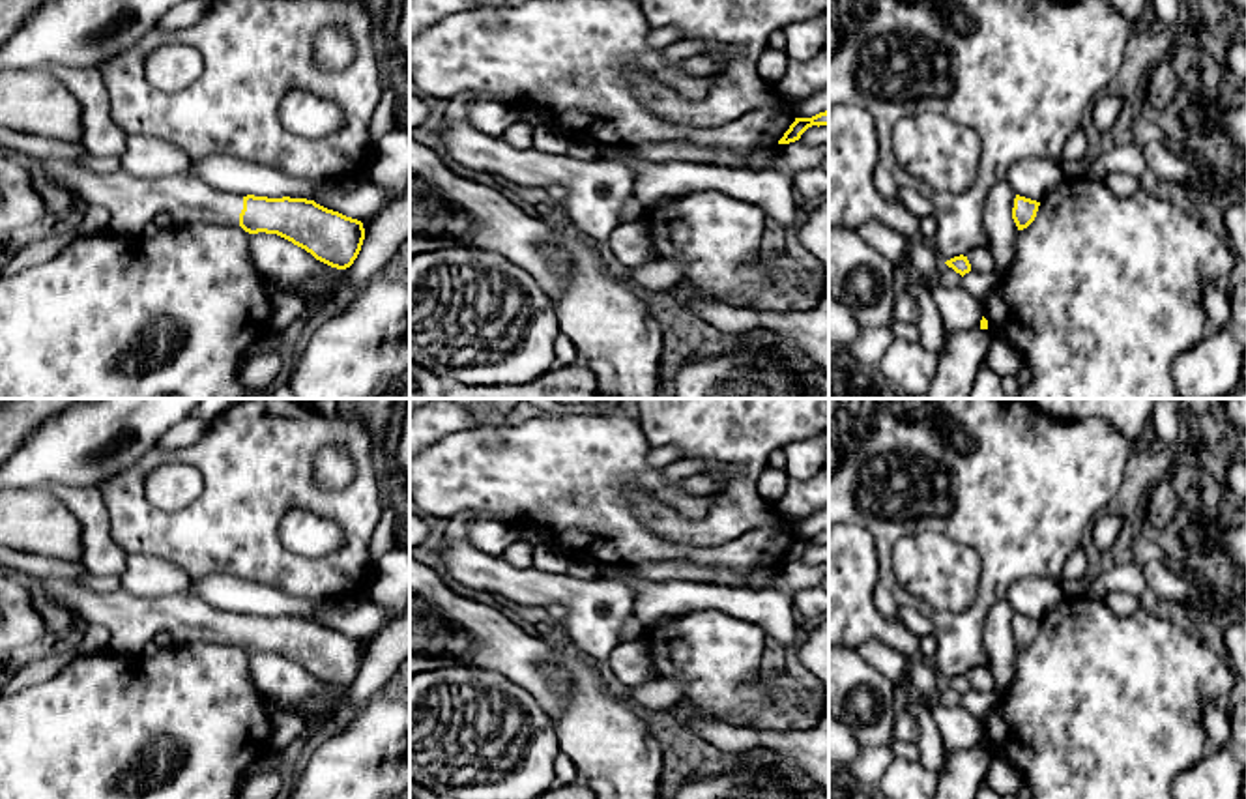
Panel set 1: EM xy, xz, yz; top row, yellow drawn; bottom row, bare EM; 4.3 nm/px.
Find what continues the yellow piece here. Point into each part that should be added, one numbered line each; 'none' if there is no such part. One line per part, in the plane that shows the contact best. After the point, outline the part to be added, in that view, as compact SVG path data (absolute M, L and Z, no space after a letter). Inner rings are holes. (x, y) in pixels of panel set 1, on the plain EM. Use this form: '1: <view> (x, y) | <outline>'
1: xy (133, 622) | M22 578L32 591L41 589L73 617L105 627L112 653L138 655L161 631L172 644L239 646L243 616L213 608L191 589L165 597L135 597L123 589L94 591L67 578Z

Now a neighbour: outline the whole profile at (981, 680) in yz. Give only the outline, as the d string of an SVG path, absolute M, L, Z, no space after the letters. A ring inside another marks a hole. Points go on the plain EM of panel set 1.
M977 666L967 674L973 690L993 692L993 677L988 668Z

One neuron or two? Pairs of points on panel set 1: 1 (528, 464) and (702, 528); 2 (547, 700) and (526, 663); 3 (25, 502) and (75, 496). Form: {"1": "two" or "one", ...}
{"1": "two", "2": "one", "3": "two"}

